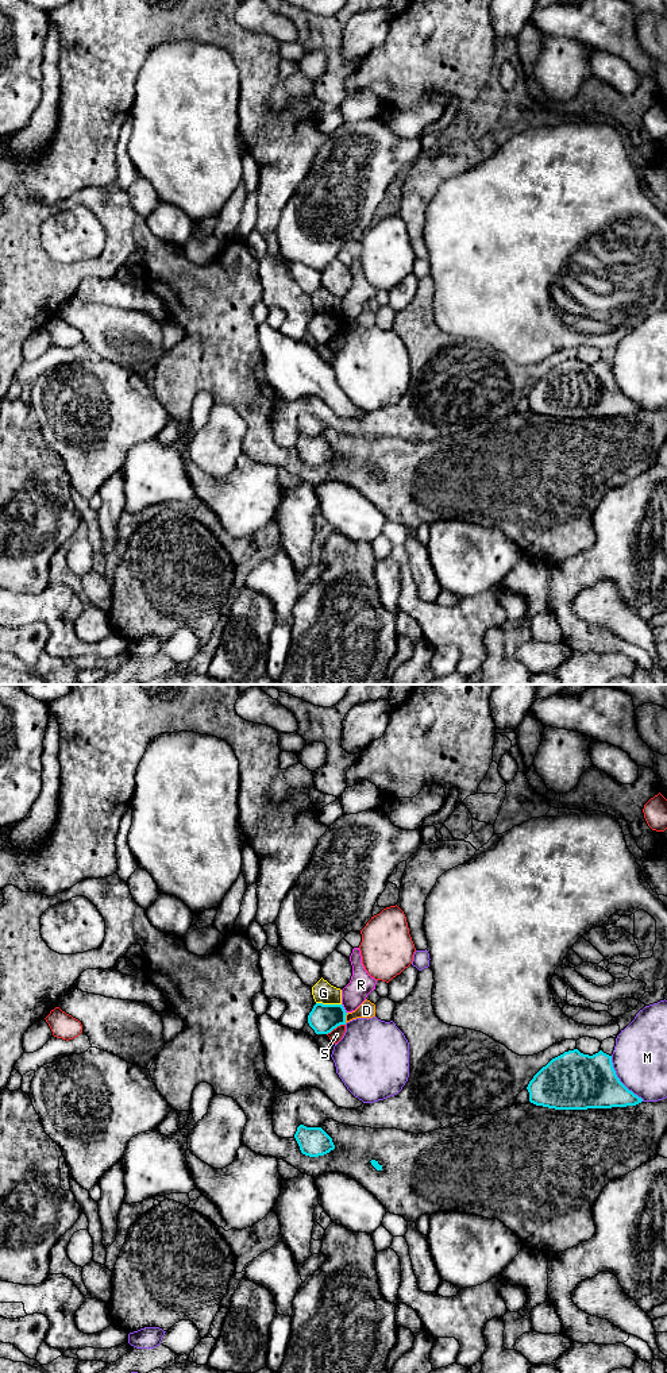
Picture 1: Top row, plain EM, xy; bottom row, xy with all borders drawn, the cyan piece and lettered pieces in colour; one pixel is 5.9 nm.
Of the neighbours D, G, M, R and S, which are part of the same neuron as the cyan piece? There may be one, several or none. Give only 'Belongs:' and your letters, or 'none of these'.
Belongs: none of these

